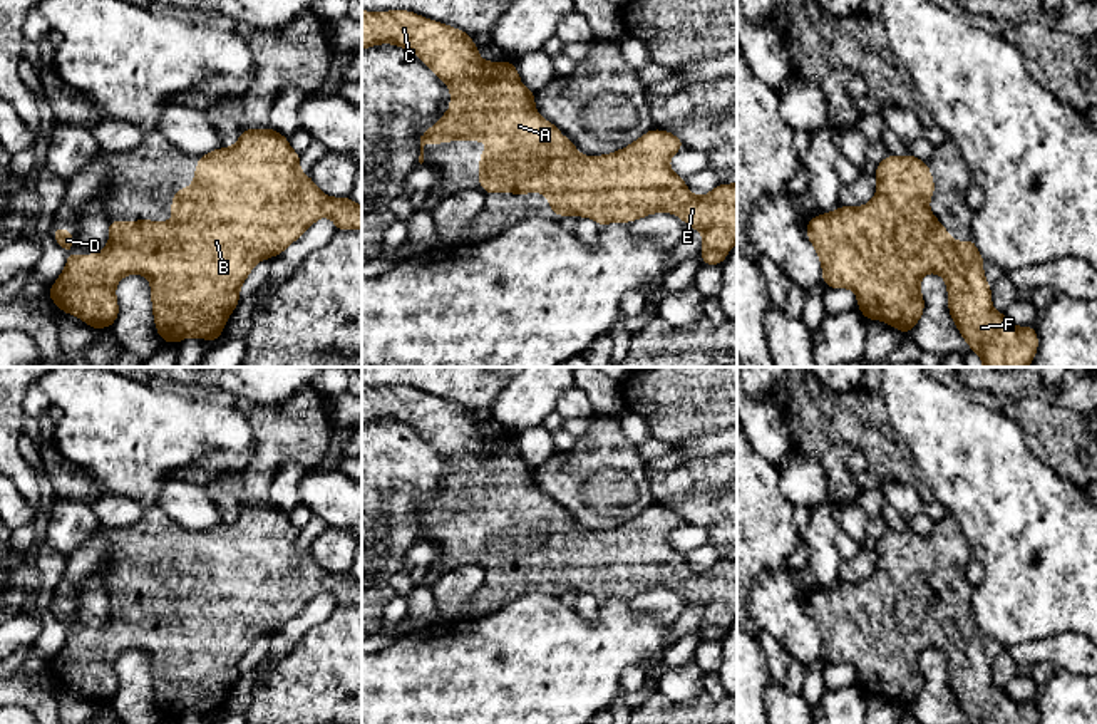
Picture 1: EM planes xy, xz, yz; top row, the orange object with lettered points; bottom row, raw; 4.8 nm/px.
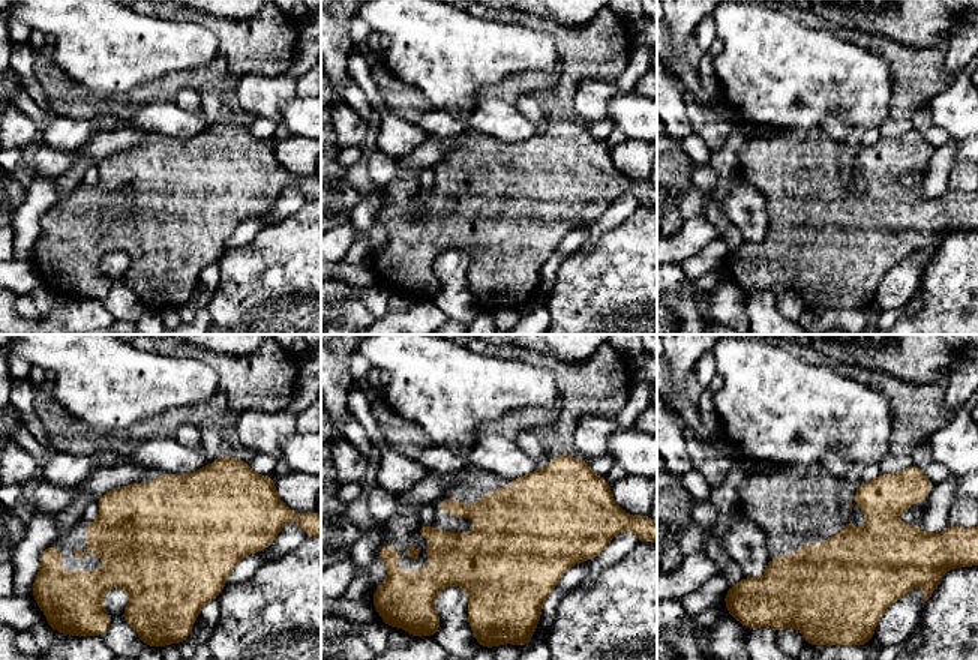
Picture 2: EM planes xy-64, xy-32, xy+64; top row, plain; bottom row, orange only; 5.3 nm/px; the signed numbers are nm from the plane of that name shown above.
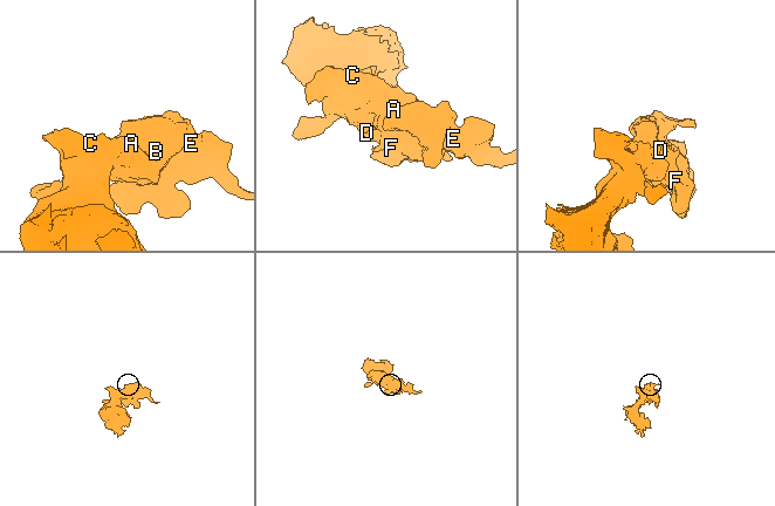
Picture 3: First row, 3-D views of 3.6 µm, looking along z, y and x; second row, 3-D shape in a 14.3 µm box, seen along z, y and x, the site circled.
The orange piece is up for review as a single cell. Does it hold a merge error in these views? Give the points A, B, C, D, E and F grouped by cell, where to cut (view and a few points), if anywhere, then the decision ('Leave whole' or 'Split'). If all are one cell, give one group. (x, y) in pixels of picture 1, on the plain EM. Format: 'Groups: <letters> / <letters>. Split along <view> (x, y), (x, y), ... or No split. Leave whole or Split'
Groups: A B C D E F. No split. Leave whole

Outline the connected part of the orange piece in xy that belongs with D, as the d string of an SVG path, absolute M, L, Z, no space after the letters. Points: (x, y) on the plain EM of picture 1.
M243 504L233 523L199 531L191 563L181 563L171 573L169 598L109 595L109 620L87 632L72 632L74 610L57 602L52 612L69 632L47 672L94 706L112 702L119 690L116 660L139 649L151 655L154 699L162 717L221 714L229 689L239 679L239 662L258 637L280 632L320 592L332 593L337 607L362 605L362 582L350 571L325 571L312 551L300 546L300 533L288 513L273 504Z

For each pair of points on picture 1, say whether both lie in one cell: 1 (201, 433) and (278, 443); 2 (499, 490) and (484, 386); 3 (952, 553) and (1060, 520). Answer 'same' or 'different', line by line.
1: different
2: different
3: different

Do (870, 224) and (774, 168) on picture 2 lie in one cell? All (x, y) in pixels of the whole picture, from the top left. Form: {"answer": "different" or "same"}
{"answer": "same"}

